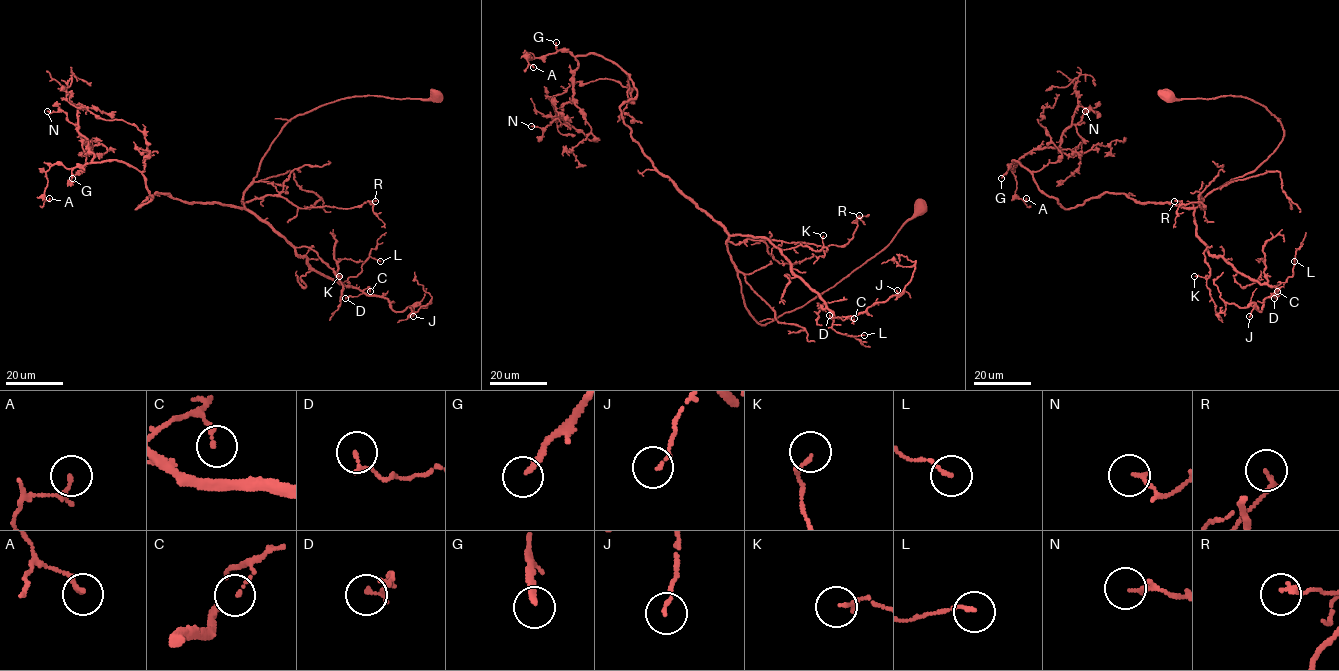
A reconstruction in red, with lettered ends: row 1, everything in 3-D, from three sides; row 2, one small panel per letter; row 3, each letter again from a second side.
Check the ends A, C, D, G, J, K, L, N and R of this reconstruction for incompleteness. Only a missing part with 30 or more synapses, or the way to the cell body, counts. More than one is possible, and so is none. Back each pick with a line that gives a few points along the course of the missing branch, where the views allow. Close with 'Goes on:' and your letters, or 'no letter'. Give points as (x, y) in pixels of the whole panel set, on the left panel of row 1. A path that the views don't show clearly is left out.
G: Course of what is missing: (72, 178), (64, 183), (36, 165)
Goes on: G

